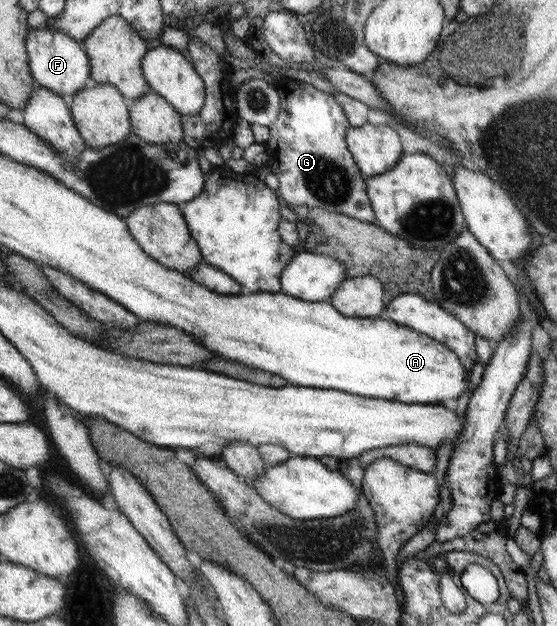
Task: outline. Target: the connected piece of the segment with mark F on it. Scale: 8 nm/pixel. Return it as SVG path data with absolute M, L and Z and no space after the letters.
M46 24L31 28L26 35L31 75L36 84L60 96L74 95L90 84L91 61L87 51L83 49L82 42L76 42L65 32L60 32L54 26Z

